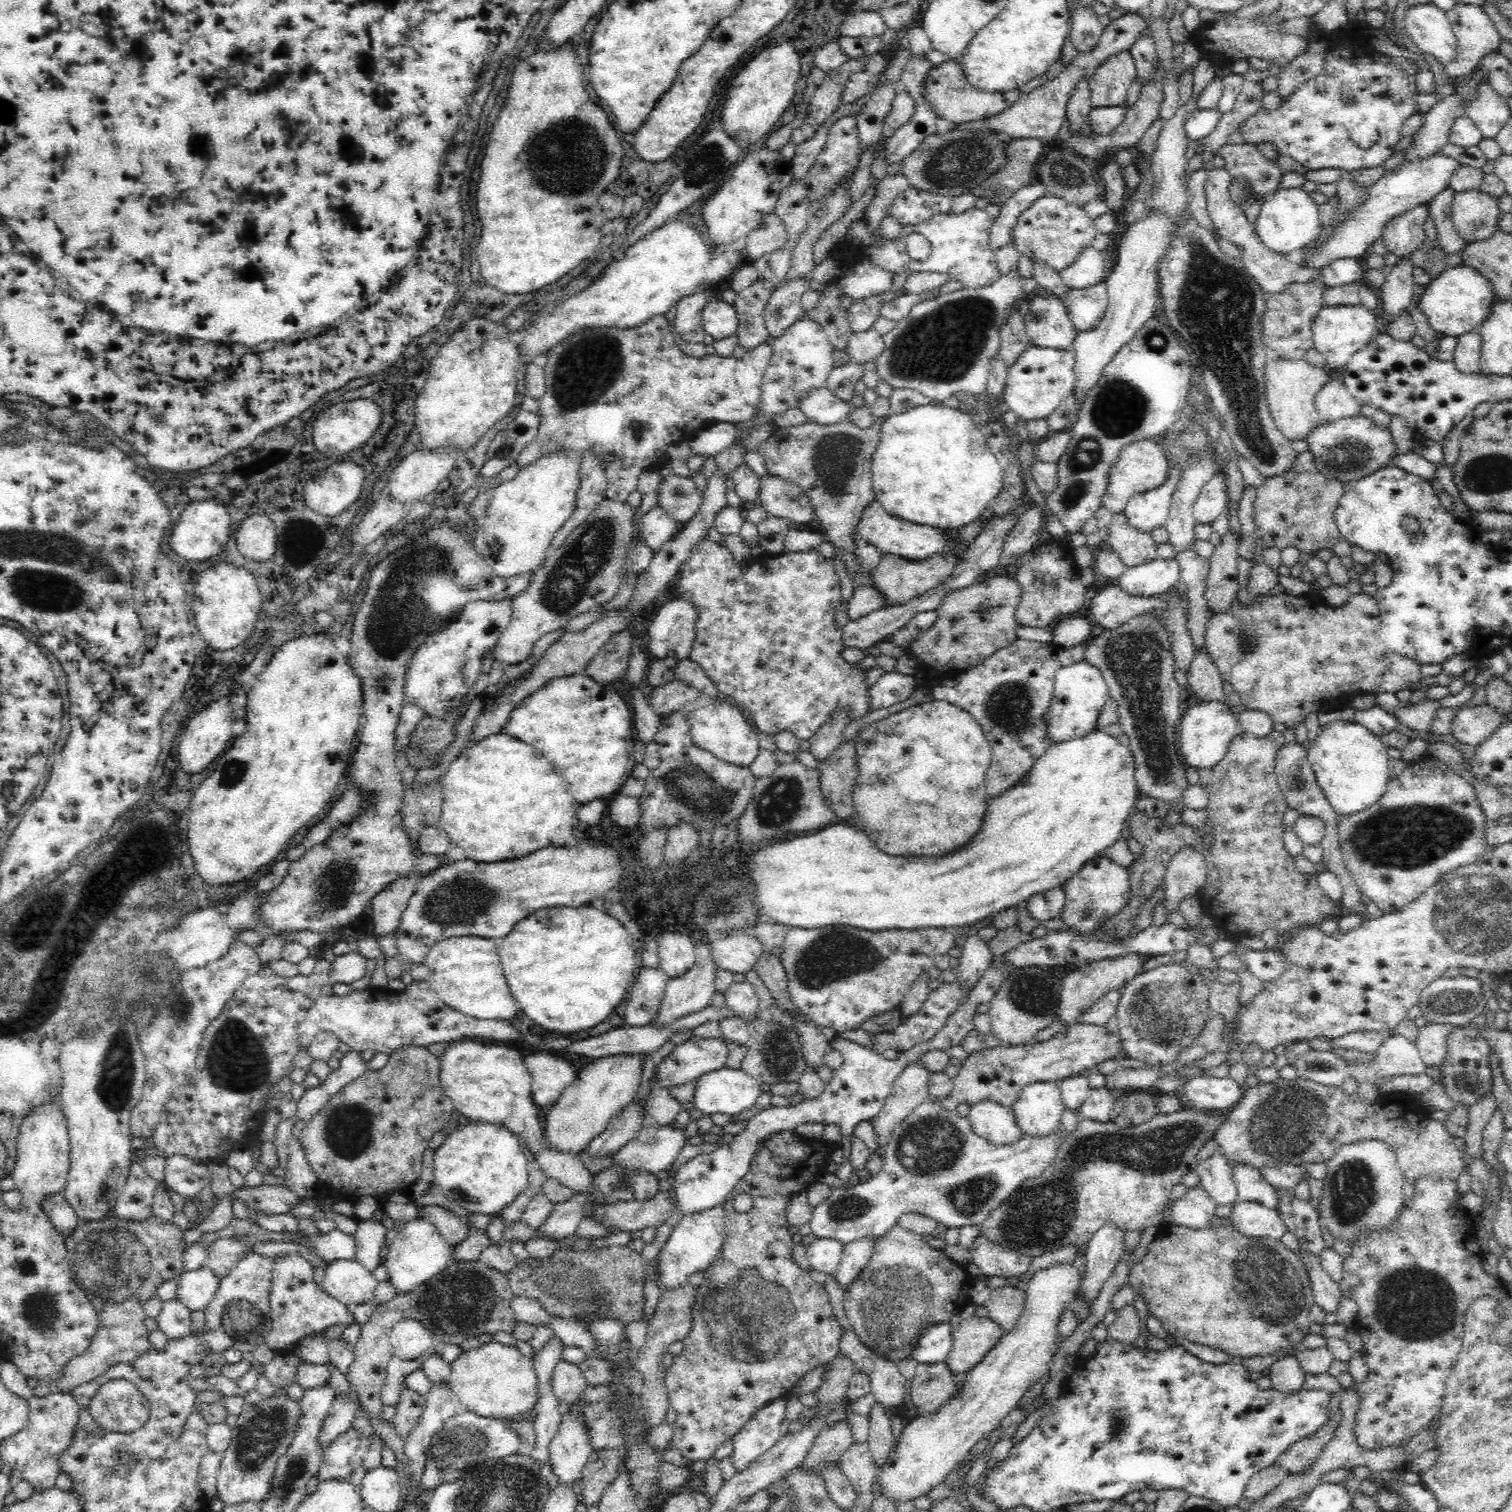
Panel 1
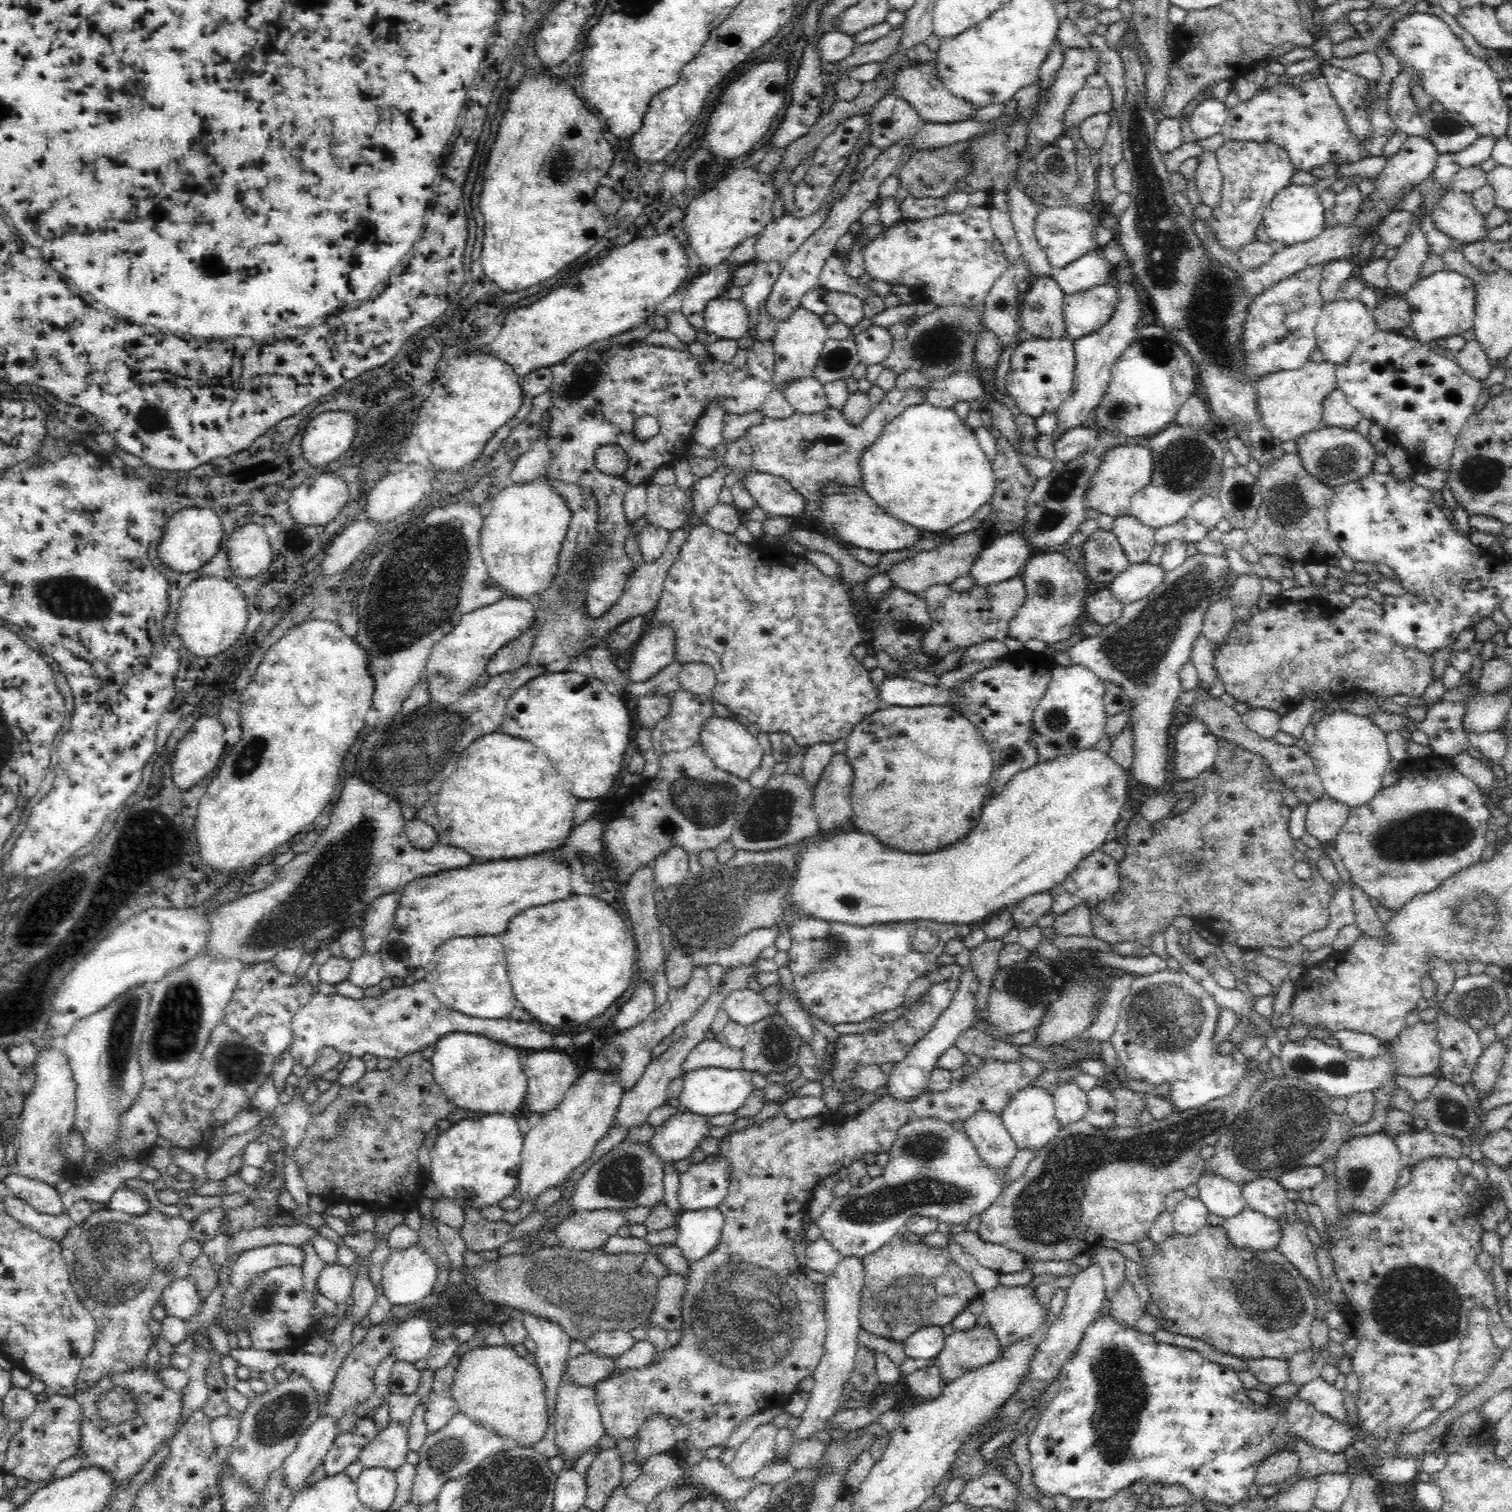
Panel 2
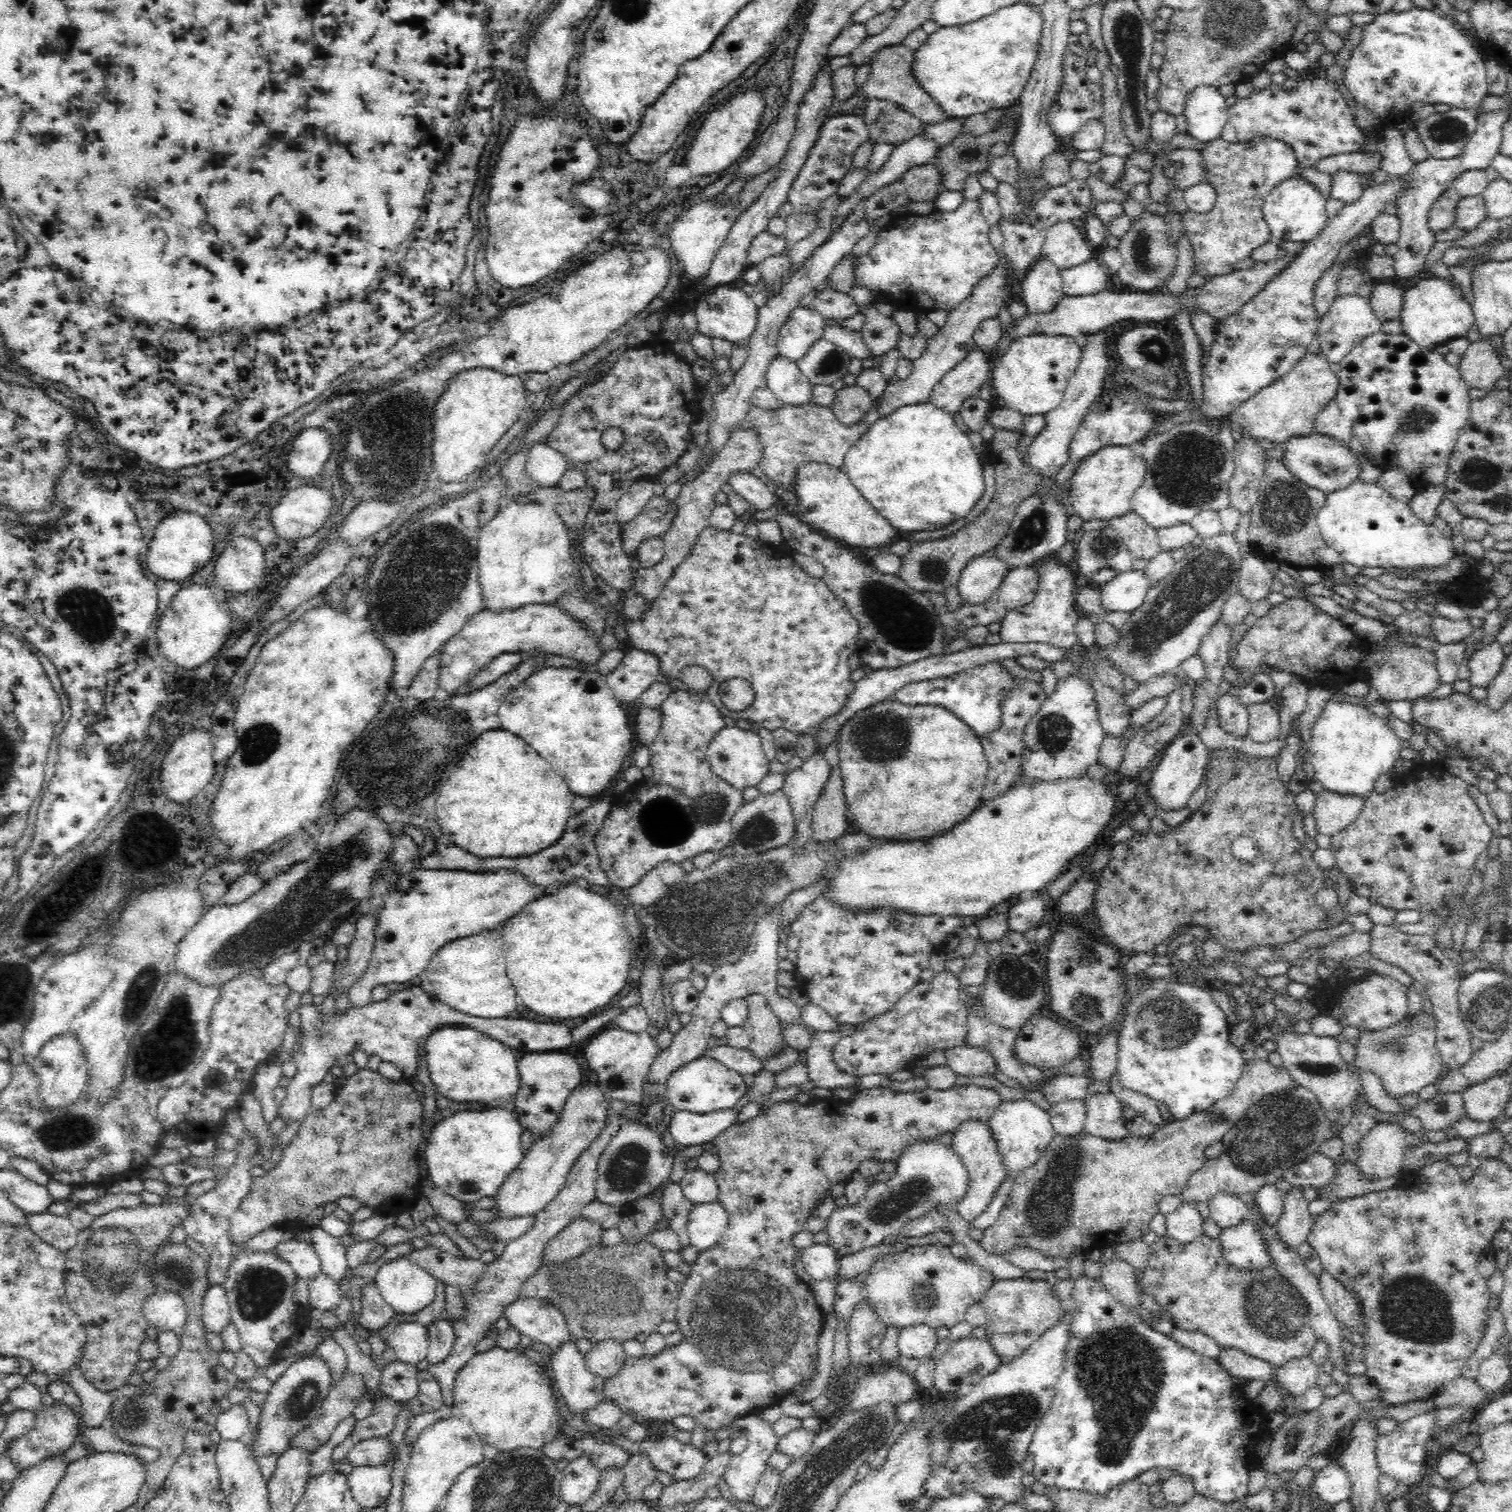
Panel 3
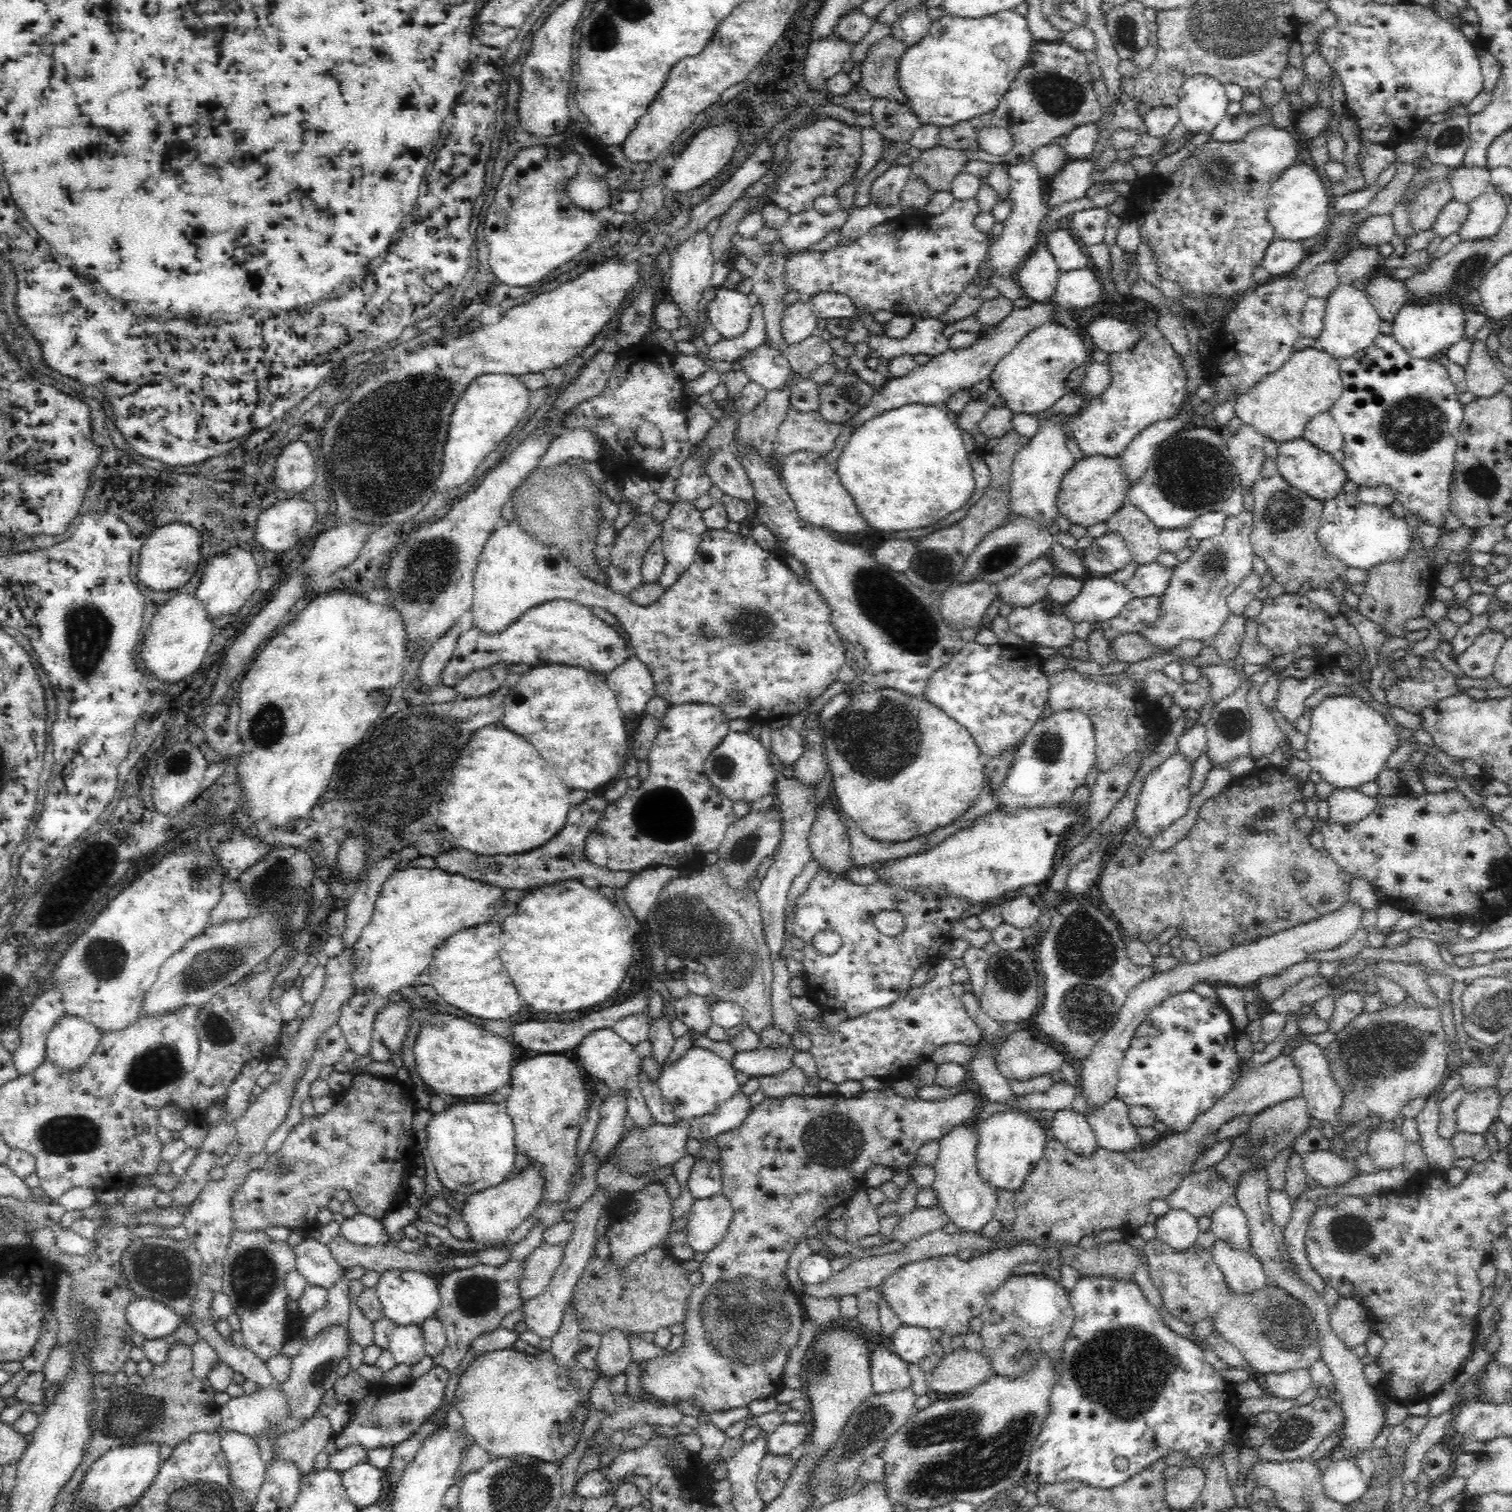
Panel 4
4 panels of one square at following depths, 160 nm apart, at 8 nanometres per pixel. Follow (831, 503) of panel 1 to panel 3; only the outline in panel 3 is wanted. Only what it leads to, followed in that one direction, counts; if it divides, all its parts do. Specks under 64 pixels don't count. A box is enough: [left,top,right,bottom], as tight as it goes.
[731,255,1010,493]

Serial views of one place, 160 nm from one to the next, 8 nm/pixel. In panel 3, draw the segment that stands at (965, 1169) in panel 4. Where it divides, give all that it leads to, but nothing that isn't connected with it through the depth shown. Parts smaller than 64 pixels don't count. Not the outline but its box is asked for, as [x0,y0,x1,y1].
[951,1119,1007,1223]

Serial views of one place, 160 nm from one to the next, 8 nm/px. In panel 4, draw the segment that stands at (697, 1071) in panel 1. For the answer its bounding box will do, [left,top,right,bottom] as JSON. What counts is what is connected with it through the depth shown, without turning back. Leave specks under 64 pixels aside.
[731,1049,796,1077]

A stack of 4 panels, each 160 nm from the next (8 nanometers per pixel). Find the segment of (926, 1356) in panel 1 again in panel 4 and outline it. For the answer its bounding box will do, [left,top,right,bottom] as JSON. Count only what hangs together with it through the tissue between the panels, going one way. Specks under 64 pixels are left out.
[893,1325,935,1363]

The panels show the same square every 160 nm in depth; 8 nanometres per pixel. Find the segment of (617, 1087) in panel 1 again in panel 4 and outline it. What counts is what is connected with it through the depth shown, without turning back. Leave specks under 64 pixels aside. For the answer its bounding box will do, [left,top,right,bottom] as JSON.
[460,1164,546,1244]

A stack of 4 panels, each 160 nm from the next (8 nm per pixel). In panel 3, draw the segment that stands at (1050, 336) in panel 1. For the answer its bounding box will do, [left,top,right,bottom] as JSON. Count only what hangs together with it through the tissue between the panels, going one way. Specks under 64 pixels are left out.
[1020,258,1065,316]

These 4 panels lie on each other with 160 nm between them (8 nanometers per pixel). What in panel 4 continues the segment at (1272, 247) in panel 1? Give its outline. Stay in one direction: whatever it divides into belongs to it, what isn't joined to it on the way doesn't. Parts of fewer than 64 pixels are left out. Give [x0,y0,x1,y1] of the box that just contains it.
[1265,163,1333,242]

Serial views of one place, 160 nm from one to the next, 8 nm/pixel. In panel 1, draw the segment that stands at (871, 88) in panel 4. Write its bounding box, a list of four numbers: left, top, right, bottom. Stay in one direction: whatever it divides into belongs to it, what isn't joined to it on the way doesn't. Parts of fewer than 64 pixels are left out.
[924,61,1011,126]

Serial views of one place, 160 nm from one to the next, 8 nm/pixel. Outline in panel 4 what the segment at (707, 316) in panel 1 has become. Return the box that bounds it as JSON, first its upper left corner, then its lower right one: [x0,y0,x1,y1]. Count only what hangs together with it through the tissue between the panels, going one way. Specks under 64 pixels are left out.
[707,286,752,339]

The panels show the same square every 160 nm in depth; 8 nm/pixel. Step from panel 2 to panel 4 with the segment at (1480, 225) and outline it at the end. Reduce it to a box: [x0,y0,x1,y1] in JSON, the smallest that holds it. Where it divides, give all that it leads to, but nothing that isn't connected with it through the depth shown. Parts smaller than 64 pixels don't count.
[1411,180,1454,232]

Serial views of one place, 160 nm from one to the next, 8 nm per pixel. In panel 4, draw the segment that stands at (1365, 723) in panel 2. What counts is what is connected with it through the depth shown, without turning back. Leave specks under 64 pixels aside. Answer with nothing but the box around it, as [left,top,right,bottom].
[1305,697,1400,790]

